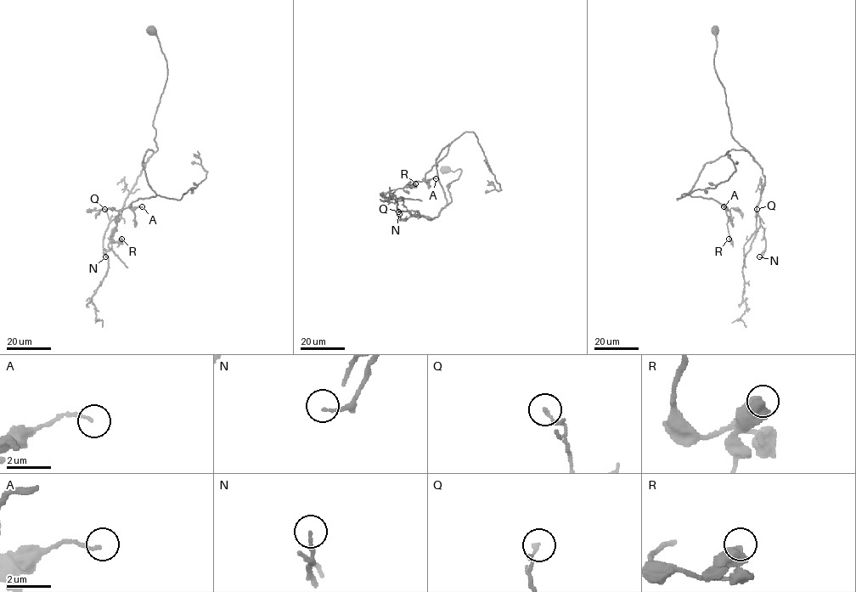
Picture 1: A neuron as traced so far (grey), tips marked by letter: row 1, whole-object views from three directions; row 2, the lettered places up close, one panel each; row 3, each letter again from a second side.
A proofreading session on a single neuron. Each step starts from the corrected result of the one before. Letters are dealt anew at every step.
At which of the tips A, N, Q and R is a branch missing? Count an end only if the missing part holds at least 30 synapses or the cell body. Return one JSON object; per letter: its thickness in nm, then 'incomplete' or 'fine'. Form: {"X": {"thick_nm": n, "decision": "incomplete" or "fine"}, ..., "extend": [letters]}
{"A": {"thick_nm": 130, "decision": "fine"}, "N": {"thick_nm": 140, "decision": "fine"}, "Q": {"thick_nm": 140, "decision": "fine"}, "R": {"thick_nm": 600, "decision": "fine"}, "extend": []}

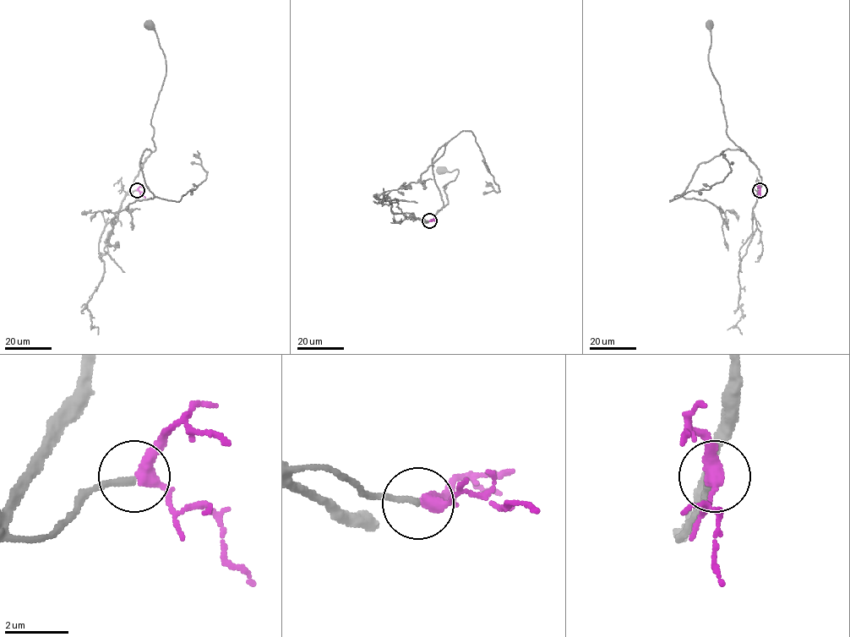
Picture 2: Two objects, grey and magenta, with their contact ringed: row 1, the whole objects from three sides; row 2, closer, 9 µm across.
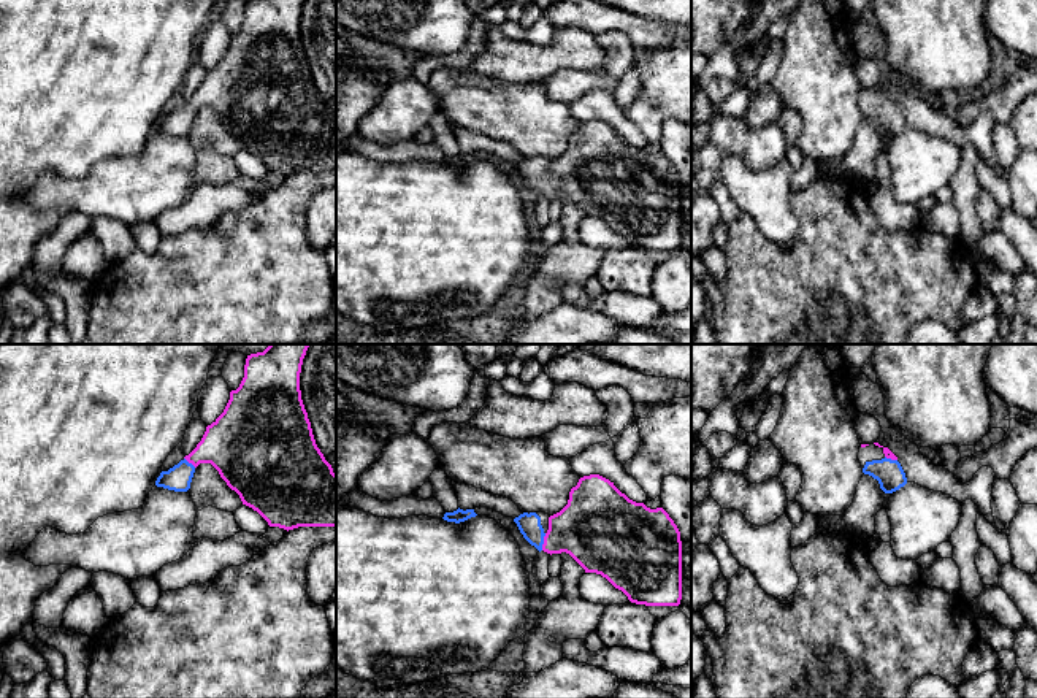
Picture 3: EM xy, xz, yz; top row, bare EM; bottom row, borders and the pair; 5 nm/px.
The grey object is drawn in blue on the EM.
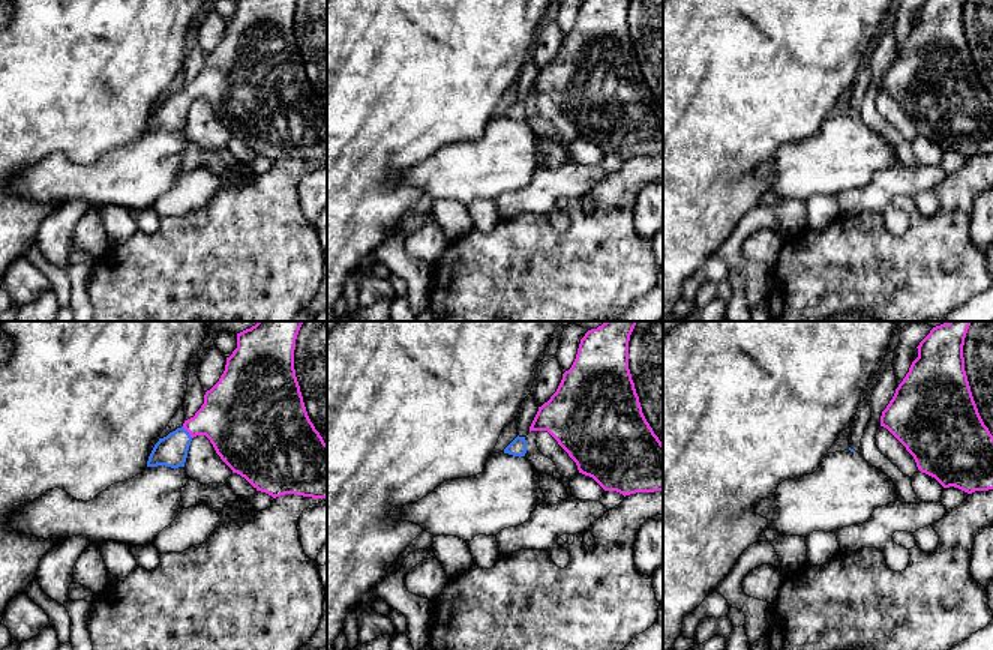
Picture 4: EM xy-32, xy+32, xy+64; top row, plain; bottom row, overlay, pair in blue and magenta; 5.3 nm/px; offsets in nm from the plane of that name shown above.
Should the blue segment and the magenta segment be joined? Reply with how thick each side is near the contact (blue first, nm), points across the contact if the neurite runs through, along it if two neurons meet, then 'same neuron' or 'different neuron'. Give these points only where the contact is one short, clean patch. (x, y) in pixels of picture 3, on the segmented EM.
calibres 110 and 340 nm; way xz (530, 525), (543, 541), (590, 529); same neuron

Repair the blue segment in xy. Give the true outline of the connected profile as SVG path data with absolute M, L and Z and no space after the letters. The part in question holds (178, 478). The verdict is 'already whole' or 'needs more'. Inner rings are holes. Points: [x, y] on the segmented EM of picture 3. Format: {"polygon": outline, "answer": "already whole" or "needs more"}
{"polygon": "M270 344L263 352L246 359L244 378L224 412L206 427L197 447L168 471L162 471L157 487L174 492L187 492L200 463L211 463L235 490L243 504L257 511L270 527L293 530L298 527L335 527L336 528L336 474L316 444L311 422L304 409L300 390L300 373L309 344Z", "answer": "needs more"}

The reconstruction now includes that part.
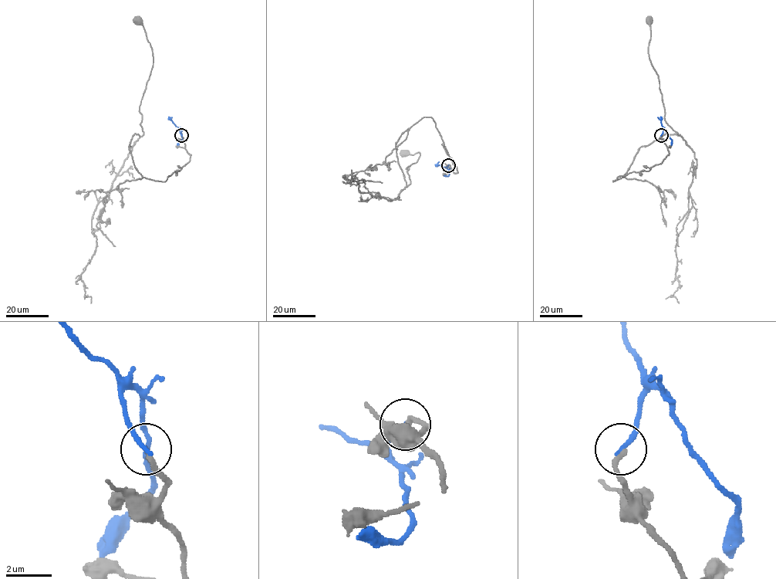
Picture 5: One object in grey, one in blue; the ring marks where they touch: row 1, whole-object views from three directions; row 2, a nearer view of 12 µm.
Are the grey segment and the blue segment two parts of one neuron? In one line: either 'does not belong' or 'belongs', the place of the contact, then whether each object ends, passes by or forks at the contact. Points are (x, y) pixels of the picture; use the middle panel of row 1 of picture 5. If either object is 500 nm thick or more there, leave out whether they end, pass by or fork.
does not belong; place (448, 165); grey ends; blue ends

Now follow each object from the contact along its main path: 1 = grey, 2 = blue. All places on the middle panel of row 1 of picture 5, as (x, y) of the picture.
1: (448, 165), (456, 173), (423, 116), (396, 145), (406, 185), (396, 198), (358, 183)
2: (448, 165), (447, 167), (449, 174), (444, 175)

